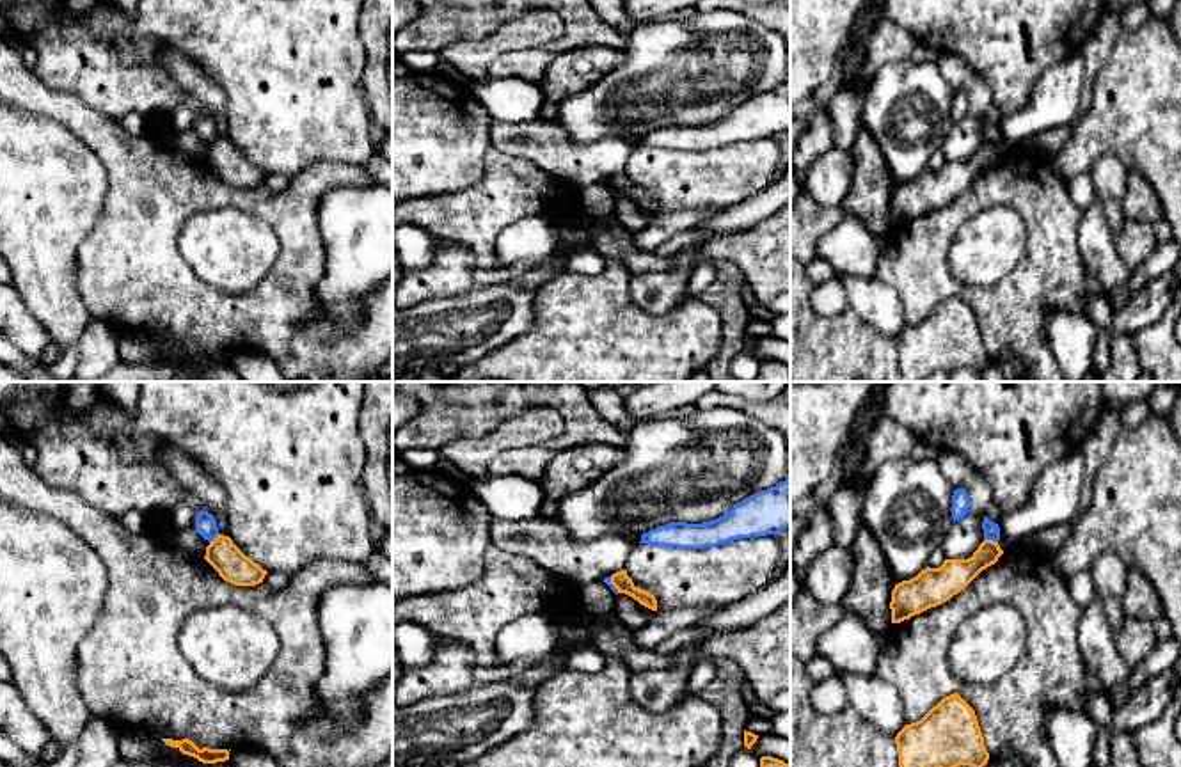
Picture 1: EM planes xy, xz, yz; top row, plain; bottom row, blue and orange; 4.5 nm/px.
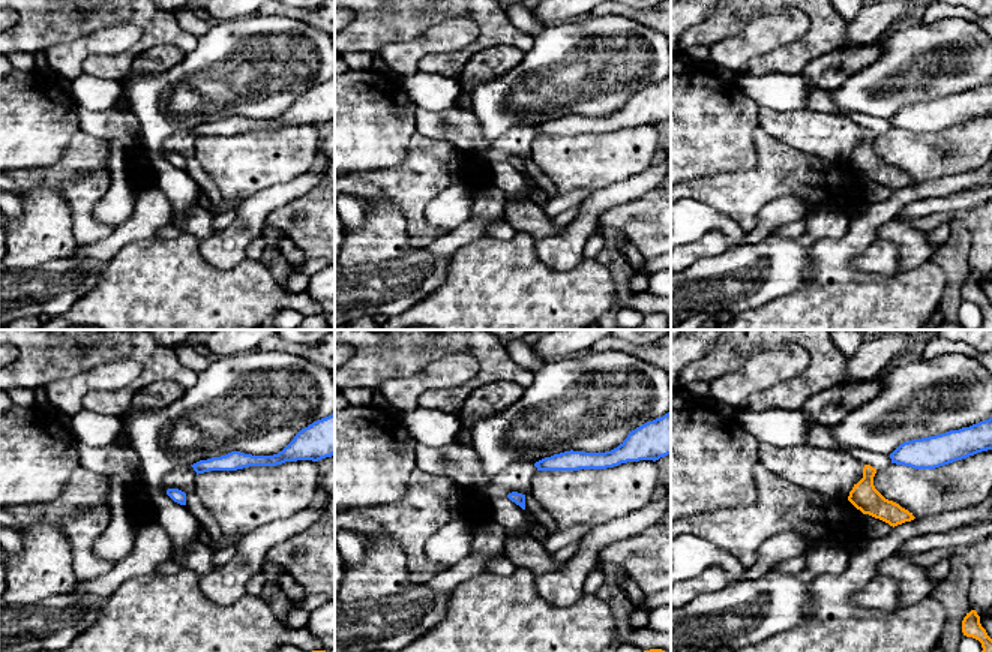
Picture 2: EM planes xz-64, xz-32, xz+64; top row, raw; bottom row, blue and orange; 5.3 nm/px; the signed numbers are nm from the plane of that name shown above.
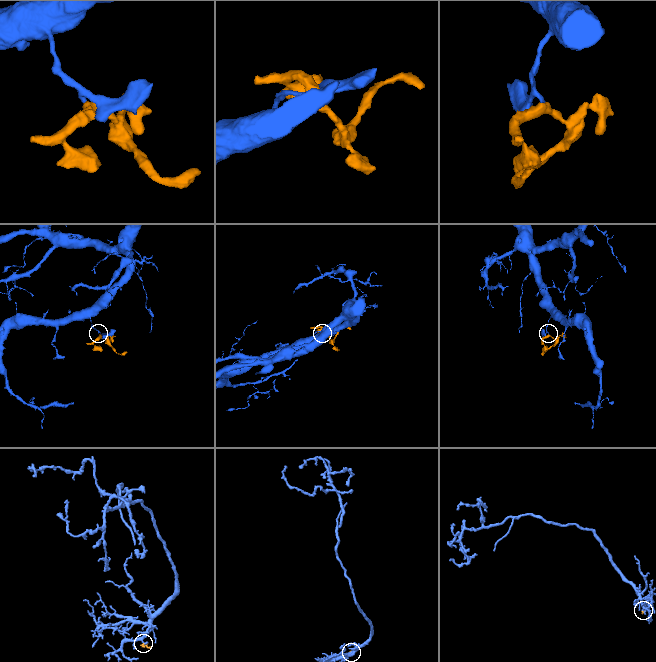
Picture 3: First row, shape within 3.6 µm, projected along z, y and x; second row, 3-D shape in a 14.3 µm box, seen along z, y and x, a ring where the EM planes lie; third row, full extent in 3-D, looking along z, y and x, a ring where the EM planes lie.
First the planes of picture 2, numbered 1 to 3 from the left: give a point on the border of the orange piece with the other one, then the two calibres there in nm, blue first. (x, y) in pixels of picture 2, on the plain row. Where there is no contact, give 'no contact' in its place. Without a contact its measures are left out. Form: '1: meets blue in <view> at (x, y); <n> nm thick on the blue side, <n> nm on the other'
1: no contact
2: no contact
3: no contact

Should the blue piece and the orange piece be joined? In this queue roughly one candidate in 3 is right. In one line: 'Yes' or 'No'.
No

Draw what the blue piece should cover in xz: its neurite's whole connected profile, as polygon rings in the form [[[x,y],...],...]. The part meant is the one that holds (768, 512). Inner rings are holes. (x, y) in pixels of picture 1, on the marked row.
[[[790,476],[737,502],[723,517],[701,524],[670,522],[641,534],[639,543],[705,549],[739,538],[778,534],[790,527]]]

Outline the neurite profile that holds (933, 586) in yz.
[[[984,540],[971,557],[945,559],[939,568],[927,566],[916,577],[895,584],[890,602],[892,623],[900,623],[950,600],[1002,554],[998,542]]]

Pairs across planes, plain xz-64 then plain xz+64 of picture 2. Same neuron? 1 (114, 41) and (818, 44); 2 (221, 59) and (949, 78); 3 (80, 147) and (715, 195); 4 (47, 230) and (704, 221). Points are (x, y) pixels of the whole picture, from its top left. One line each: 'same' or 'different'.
1: different
2: same
3: same
4: different

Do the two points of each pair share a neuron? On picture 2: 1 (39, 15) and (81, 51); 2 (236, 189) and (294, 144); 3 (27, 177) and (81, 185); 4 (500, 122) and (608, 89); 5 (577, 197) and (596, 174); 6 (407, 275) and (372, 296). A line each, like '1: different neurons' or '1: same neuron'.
1: different neurons
2: same neuron
3: same neuron
4: same neuron
5: different neurons
6: same neuron

